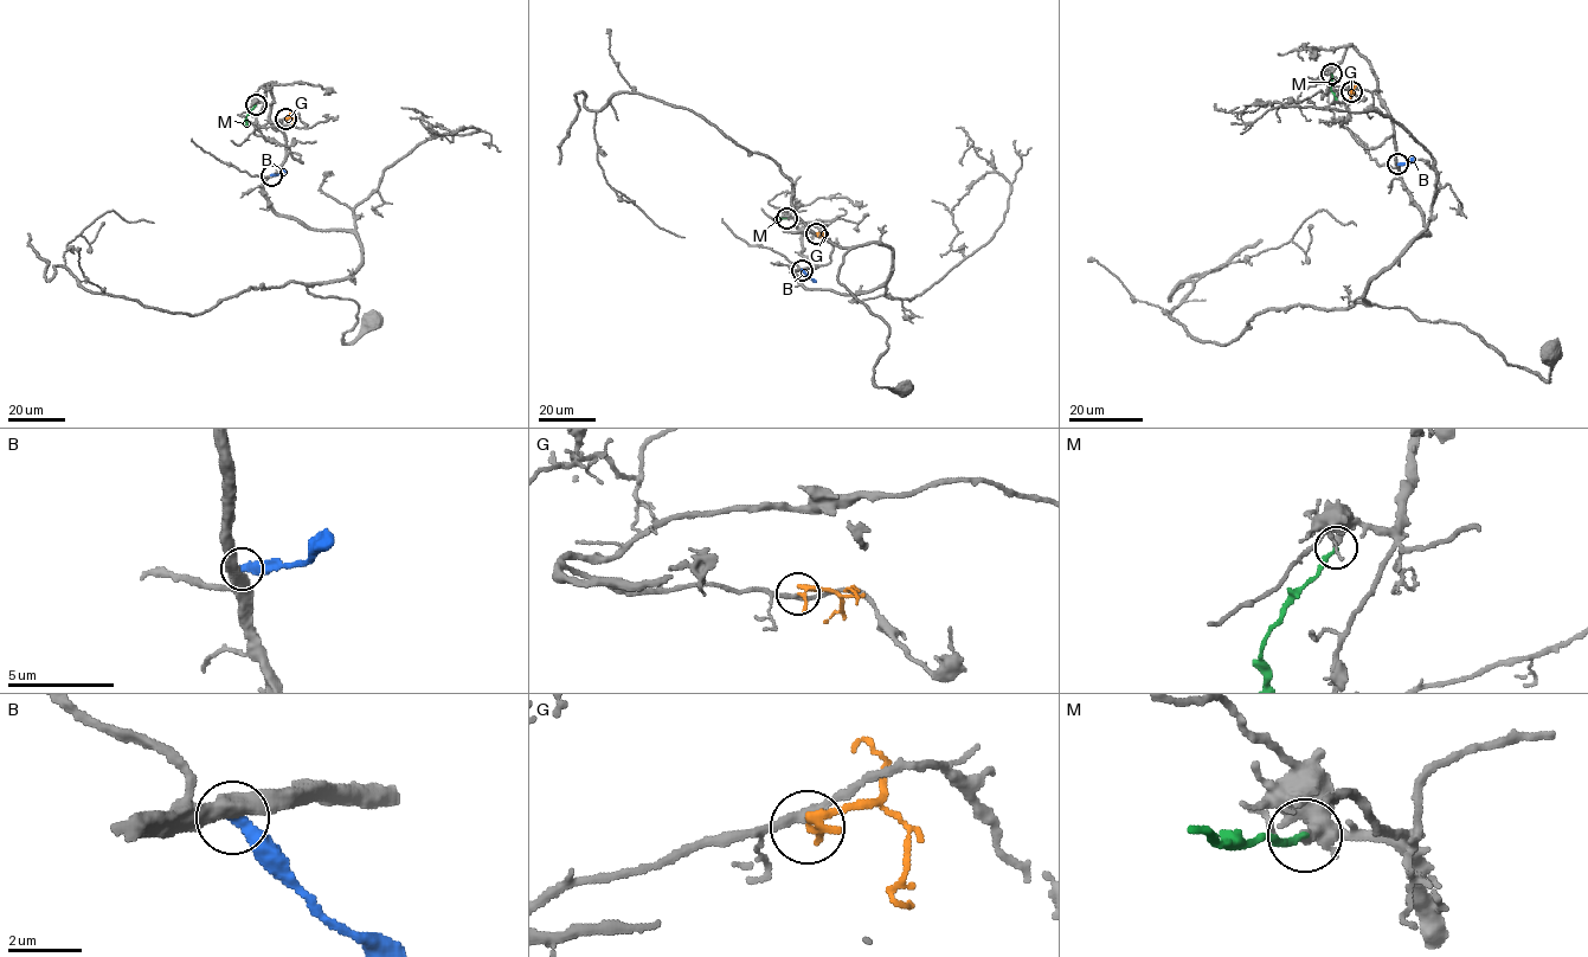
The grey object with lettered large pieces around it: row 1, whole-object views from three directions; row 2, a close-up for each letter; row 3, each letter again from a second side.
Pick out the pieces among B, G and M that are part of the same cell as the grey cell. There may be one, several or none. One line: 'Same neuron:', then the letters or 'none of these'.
Same neuron: none of these

